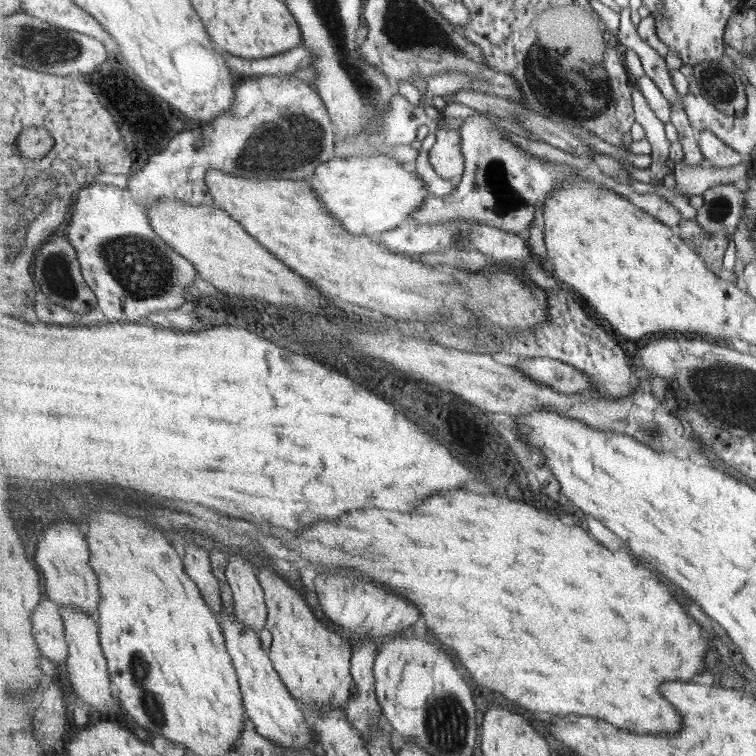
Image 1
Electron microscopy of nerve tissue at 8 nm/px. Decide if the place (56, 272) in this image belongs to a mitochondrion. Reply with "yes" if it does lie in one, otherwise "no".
yes

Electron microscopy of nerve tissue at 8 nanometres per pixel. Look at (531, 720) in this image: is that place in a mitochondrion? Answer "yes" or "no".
no

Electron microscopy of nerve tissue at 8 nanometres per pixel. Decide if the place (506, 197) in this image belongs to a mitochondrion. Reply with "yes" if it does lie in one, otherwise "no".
yes

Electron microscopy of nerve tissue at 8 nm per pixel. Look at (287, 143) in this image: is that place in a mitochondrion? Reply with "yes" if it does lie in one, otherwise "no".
yes

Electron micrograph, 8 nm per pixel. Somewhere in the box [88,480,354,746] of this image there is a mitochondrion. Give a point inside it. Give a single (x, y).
(141, 672)

